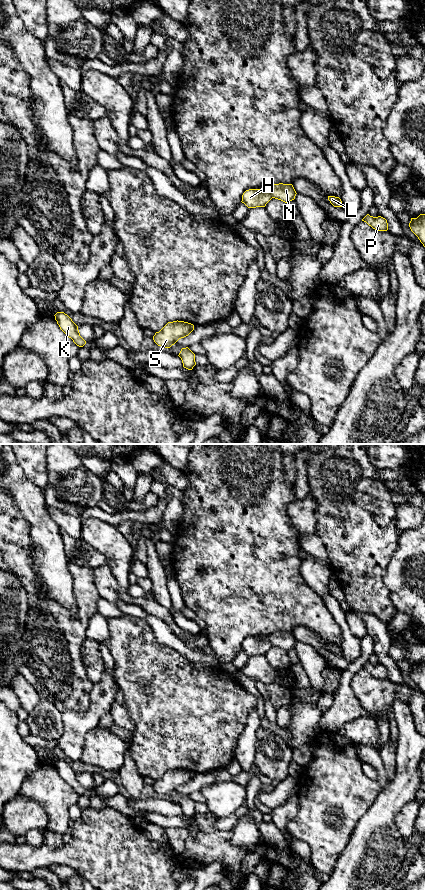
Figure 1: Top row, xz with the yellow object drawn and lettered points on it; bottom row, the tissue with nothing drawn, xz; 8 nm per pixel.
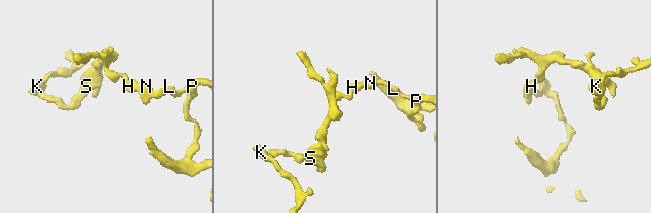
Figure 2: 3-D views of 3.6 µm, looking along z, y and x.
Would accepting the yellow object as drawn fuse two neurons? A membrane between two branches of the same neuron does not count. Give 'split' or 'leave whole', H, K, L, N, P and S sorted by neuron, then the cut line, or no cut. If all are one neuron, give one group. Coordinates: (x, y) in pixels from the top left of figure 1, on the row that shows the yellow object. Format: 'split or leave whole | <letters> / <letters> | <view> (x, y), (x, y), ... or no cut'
split | H K S / L N P | xz (267, 189), (272, 197)

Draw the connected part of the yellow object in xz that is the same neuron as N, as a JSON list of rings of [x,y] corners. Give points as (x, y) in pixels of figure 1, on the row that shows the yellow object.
[[[274,184],[268,188],[268,191],[272,198],[281,200],[285,203],[288,203],[295,199],[296,191],[292,184]]]

